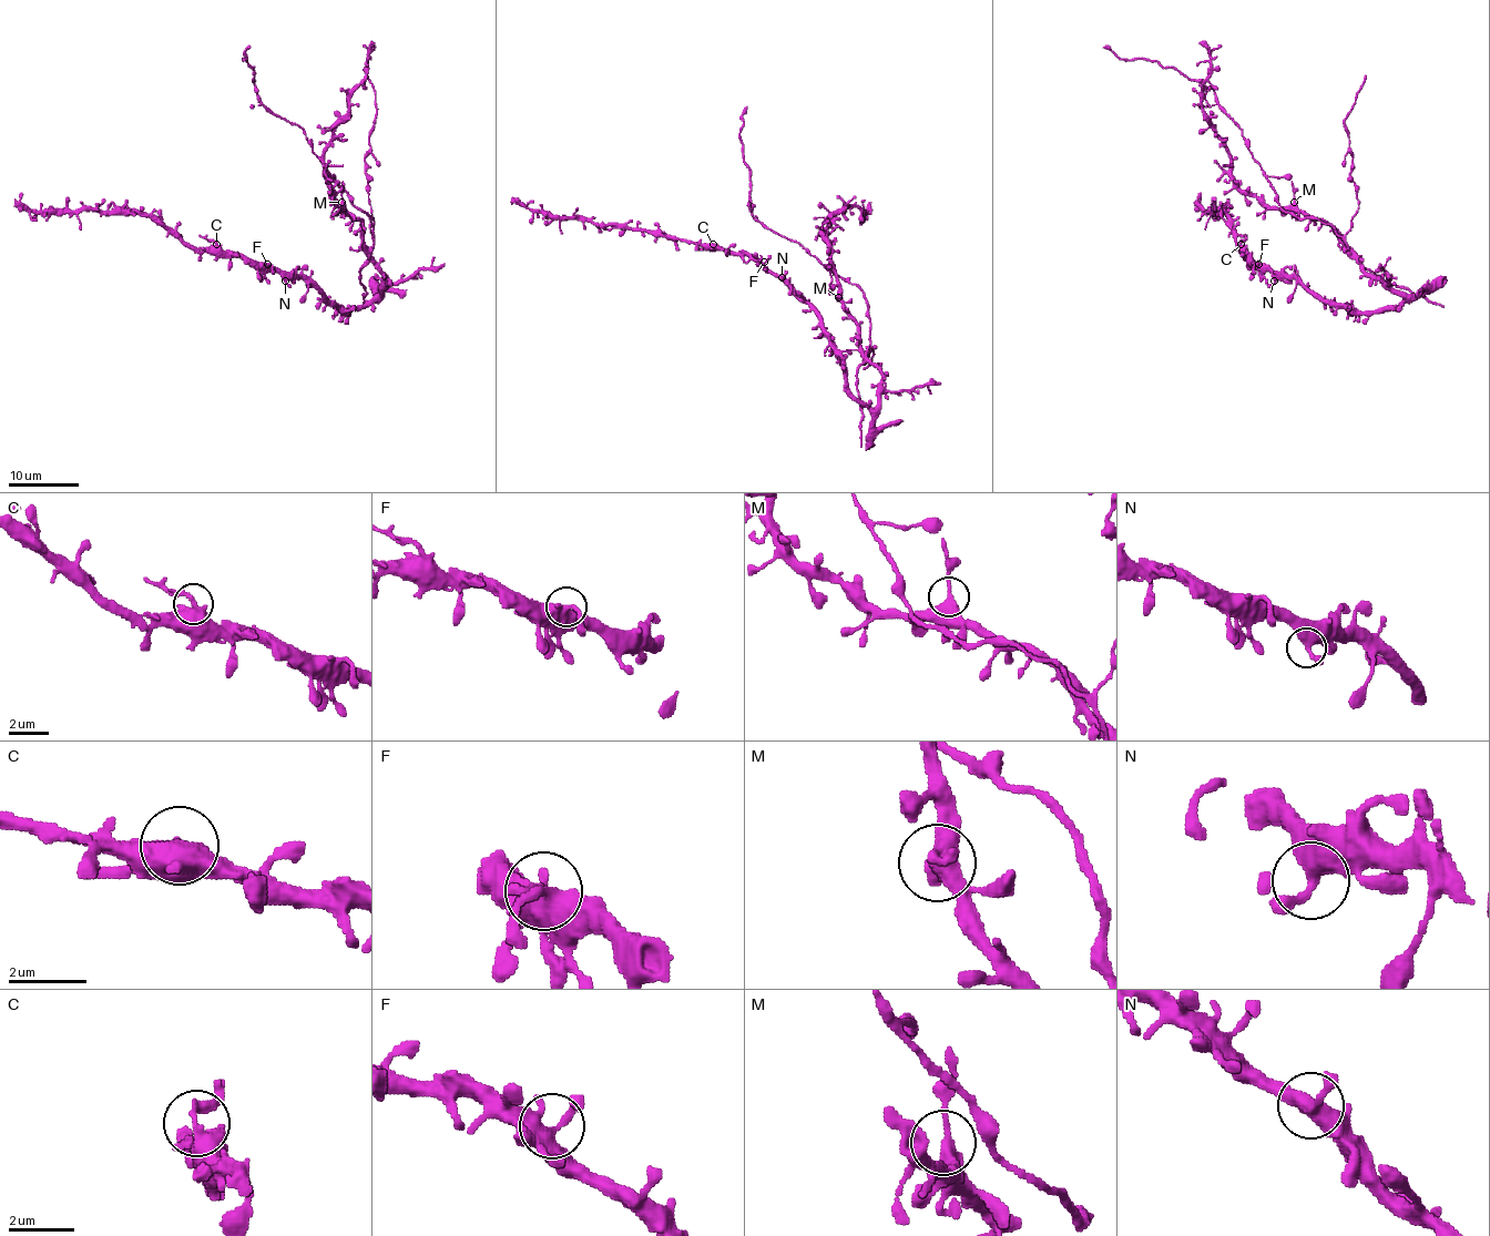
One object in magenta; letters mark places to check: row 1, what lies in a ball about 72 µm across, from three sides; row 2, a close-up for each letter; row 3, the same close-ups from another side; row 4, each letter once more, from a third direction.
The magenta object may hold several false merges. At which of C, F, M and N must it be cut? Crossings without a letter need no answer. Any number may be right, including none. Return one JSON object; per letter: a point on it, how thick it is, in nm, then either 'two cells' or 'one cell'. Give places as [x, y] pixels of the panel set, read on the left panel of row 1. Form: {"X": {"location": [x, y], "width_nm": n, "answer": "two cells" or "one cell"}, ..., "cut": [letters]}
{"C": {"location": [216, 244], "width_nm": 320, "answer": "one cell"}, "F": {"location": [267, 264], "width_nm": 400, "answer": "one cell"}, "M": {"location": [342, 202], "width_nm": 360, "answer": "one cell"}, "N": {"location": [285, 281], "width_nm": 460, "answer": "one cell"}, "cut": []}

